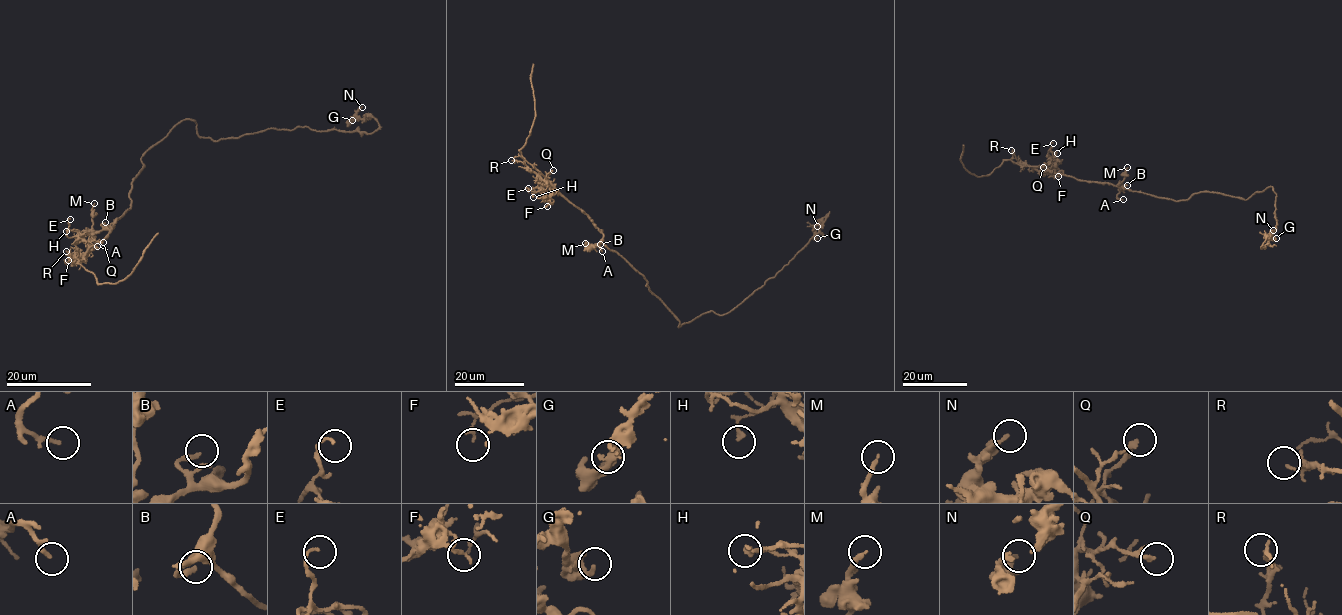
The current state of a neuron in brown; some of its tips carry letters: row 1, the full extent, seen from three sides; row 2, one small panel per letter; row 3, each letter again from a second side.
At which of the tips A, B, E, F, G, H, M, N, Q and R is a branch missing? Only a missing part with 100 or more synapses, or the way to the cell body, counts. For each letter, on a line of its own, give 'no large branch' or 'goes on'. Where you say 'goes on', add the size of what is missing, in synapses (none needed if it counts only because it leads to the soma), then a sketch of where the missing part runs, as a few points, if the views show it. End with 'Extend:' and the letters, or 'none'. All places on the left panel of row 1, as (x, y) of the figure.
A: no large branch
B: no large branch
E: no large branch
F: no large branch
G: no large branch
H: no large branch
M: no large branch
N: no large branch
Q: no large branch
R: no large branch
Extend: none

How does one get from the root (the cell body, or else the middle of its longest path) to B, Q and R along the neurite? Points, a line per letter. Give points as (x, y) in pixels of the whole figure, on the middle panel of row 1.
B: (647, 286), (645, 277), (616, 252), (600, 244)
Q: (647, 286), (645, 277), (602, 242), (603, 234), (593, 220), (544, 181), (553, 170)
R: (647, 286), (645, 277), (602, 242), (603, 234), (593, 220), (521, 161), (511, 160)

